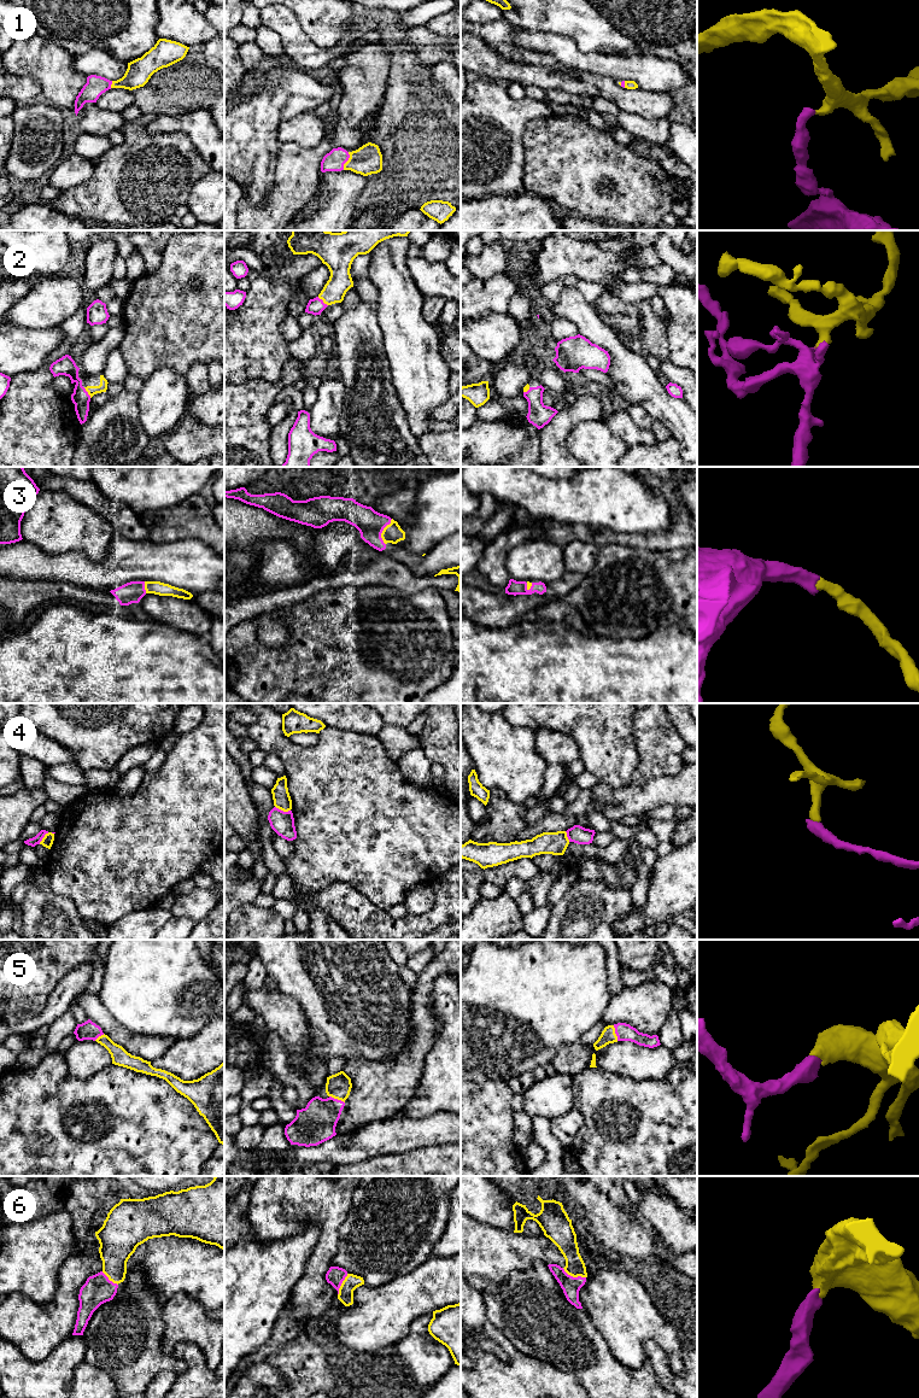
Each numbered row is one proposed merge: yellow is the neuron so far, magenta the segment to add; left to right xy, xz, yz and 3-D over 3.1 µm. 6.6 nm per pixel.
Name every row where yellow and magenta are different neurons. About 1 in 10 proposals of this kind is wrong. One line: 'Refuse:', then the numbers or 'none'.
Refuse: 4

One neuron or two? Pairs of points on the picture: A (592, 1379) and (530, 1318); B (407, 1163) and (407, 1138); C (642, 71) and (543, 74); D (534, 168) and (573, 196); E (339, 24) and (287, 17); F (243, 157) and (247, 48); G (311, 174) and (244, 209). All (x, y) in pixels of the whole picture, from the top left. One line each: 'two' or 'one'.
A: one
B: two
C: two
D: one
E: two
F: two
G: one

